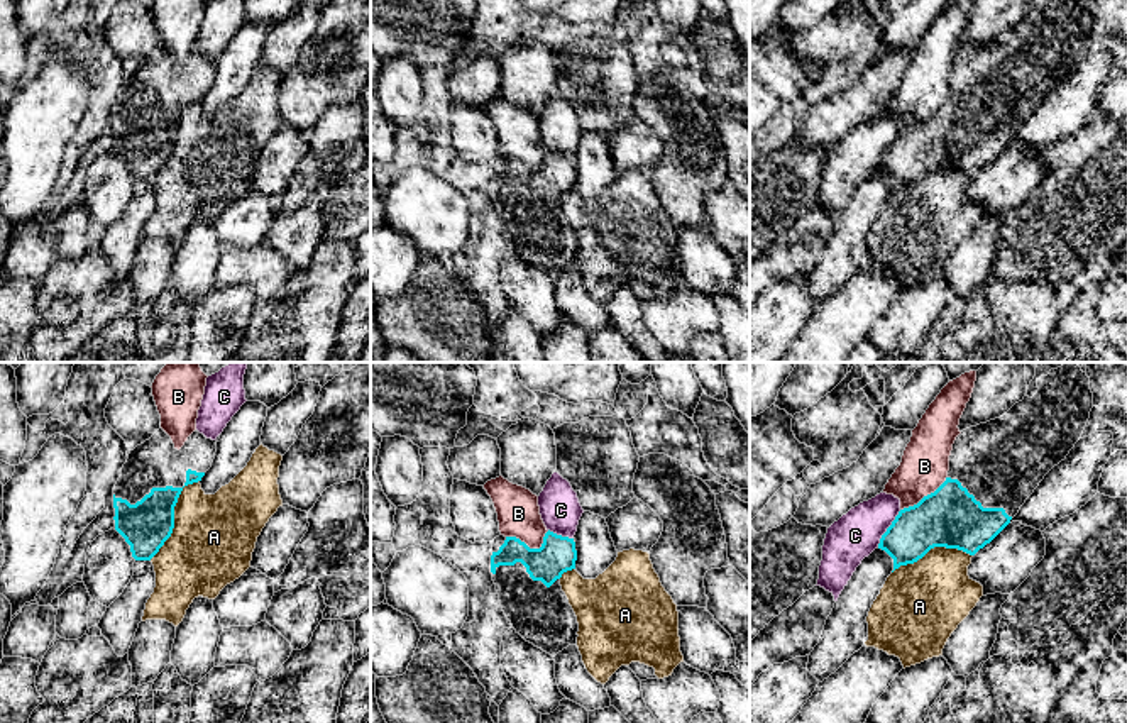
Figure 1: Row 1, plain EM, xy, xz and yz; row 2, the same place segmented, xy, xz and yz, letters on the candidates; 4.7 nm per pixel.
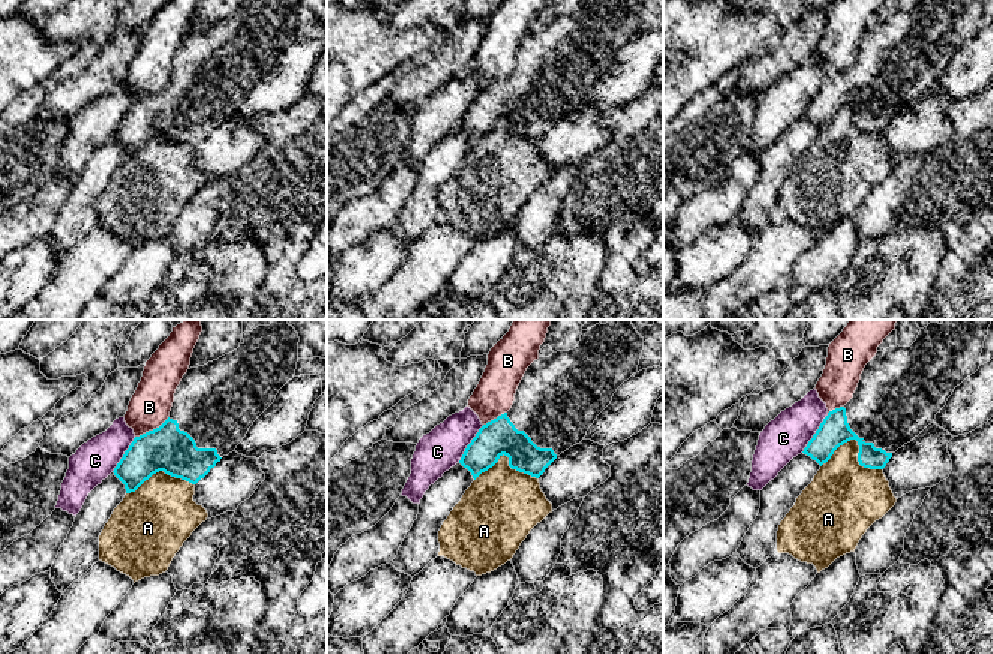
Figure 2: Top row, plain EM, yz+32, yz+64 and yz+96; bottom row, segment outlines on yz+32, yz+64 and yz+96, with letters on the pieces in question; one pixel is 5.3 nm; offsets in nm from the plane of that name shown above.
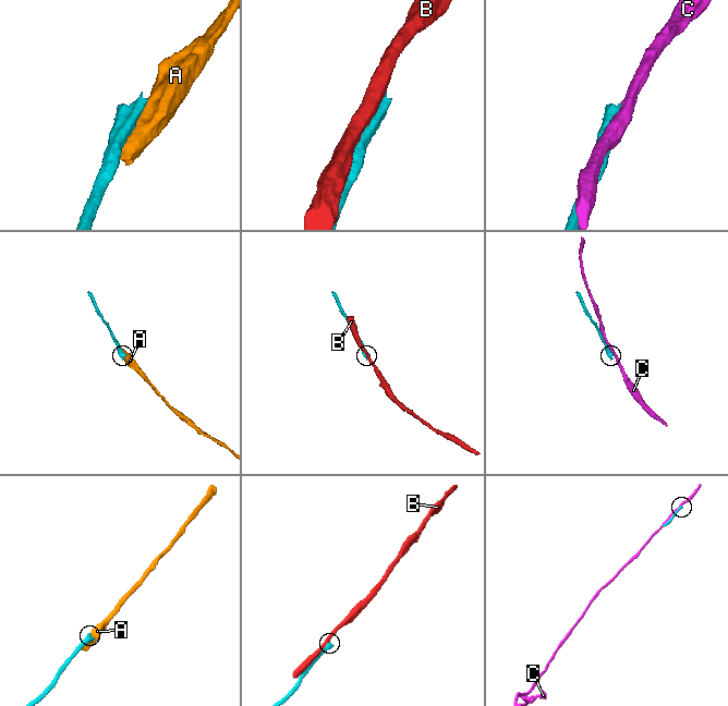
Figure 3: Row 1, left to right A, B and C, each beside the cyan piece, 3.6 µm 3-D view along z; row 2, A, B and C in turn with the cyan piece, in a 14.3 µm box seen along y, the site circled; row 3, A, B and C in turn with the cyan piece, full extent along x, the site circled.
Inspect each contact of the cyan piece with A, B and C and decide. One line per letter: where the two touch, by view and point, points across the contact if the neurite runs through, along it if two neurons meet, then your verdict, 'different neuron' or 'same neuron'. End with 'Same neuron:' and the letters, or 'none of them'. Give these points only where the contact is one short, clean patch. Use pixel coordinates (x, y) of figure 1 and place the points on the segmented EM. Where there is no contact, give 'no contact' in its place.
A: contact xy (173, 517); different neuron
B: contact xz (528, 547); different neuron
C: contact yz (887, 529); different neuron
Same neuron: none of them

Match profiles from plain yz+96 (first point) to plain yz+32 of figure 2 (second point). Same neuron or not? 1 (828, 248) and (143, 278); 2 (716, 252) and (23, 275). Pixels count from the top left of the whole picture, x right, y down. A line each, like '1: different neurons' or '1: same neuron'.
1: same neuron
2: same neuron

